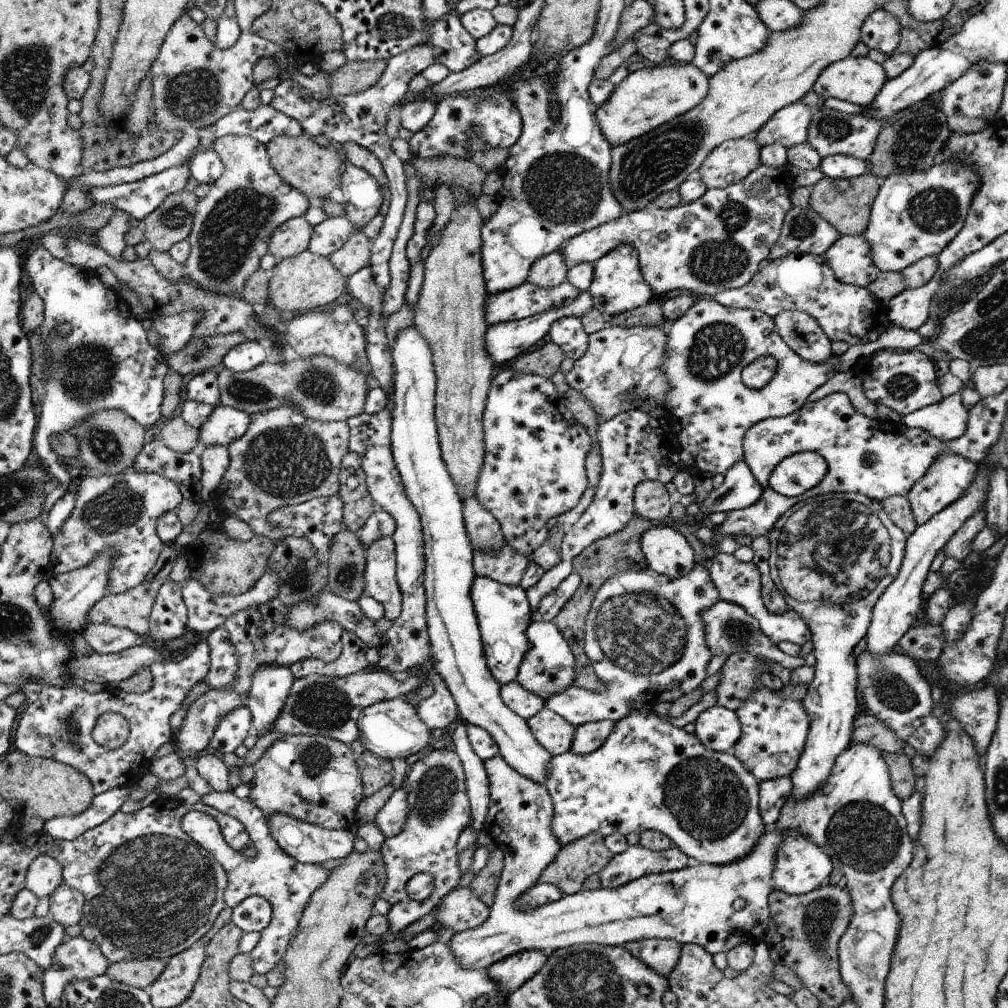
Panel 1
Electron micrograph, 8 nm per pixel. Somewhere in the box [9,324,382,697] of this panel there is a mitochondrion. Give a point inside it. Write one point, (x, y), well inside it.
(286, 461)

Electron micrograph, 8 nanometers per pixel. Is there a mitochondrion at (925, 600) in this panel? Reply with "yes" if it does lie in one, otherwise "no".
no

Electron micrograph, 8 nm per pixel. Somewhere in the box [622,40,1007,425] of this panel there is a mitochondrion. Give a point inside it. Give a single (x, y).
(719, 260)

